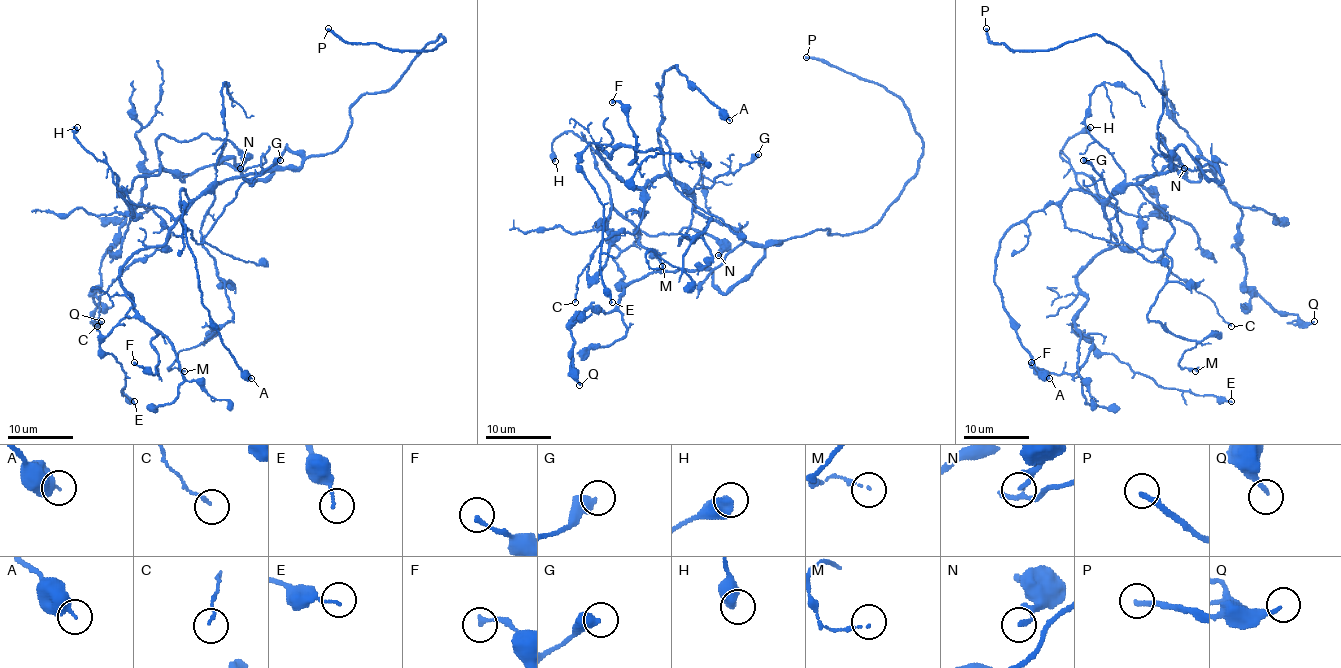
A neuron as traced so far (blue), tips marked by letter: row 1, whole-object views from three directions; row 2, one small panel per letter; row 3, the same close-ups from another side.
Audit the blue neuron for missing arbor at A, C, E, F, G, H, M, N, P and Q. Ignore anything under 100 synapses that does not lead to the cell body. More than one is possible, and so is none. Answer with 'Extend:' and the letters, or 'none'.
Extend: P

